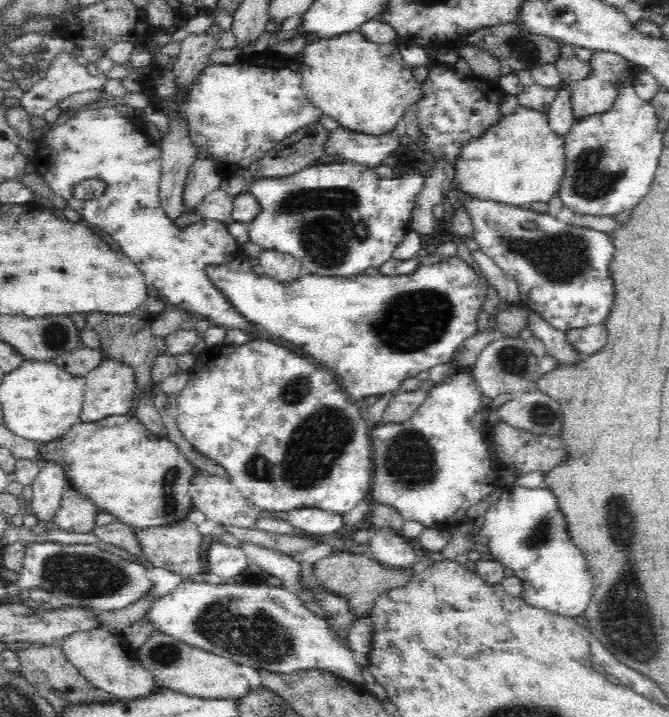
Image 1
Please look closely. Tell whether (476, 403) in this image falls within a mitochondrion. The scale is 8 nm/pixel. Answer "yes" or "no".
no

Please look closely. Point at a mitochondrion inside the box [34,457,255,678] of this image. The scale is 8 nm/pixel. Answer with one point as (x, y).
(76, 575)

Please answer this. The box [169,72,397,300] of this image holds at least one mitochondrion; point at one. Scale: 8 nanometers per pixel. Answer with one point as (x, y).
(338, 248)

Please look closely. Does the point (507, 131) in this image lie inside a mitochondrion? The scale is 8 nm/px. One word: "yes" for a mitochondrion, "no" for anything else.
no

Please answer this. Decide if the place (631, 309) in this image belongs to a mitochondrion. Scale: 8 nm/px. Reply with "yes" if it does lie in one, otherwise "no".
no

